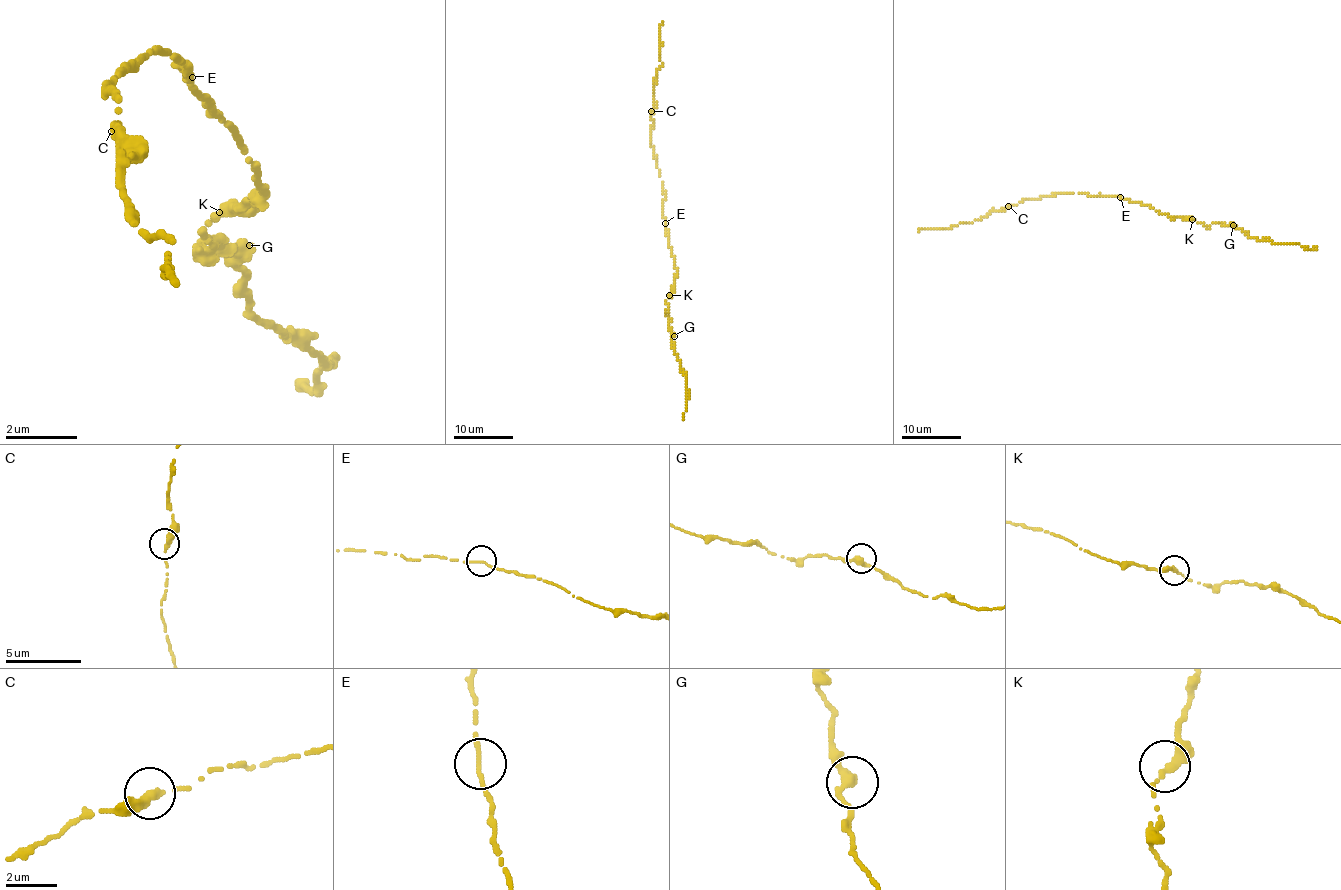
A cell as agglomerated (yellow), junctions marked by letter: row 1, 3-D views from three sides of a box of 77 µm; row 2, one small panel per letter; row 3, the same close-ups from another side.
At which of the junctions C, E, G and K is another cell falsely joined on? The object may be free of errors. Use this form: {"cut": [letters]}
{"cut": []}

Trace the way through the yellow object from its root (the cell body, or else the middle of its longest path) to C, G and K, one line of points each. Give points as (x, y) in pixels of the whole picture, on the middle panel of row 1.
C: (665, 223), (663, 184), (650, 140), (651, 111)
G: (665, 223), (677, 270), (672, 294), (666, 300), (669, 331), (674, 336)
K: (665, 223), (677, 270), (669, 295)

